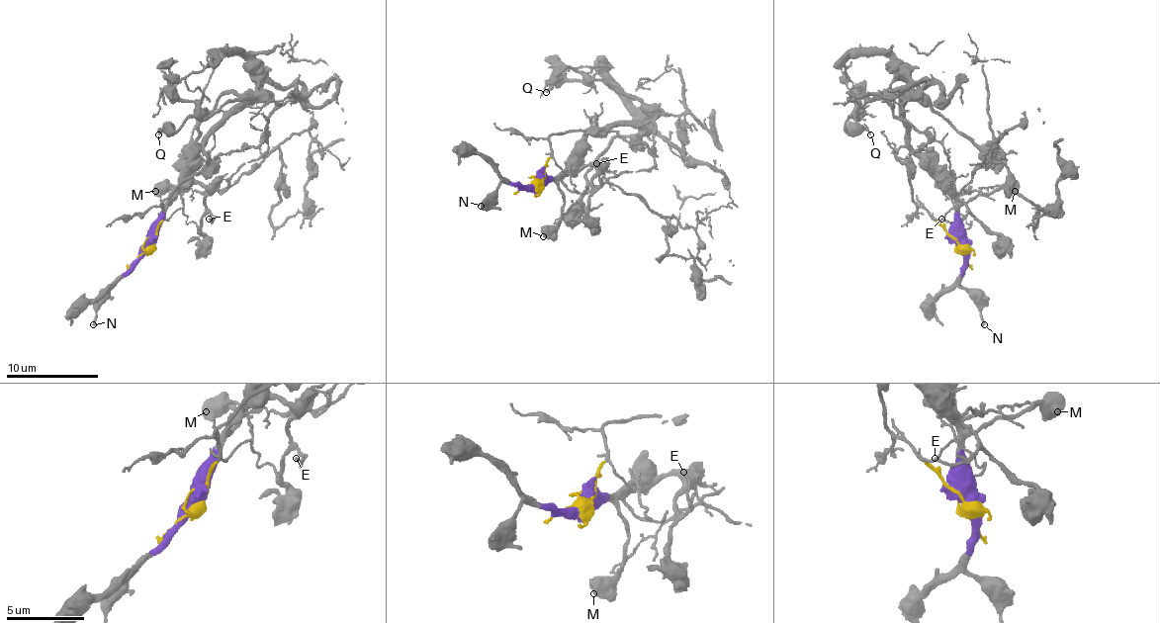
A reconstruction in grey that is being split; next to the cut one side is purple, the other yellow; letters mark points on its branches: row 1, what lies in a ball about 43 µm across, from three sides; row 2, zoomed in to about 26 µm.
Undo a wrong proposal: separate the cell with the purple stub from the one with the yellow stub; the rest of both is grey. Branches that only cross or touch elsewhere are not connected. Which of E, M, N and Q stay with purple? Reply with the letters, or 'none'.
E, M, N, Q

